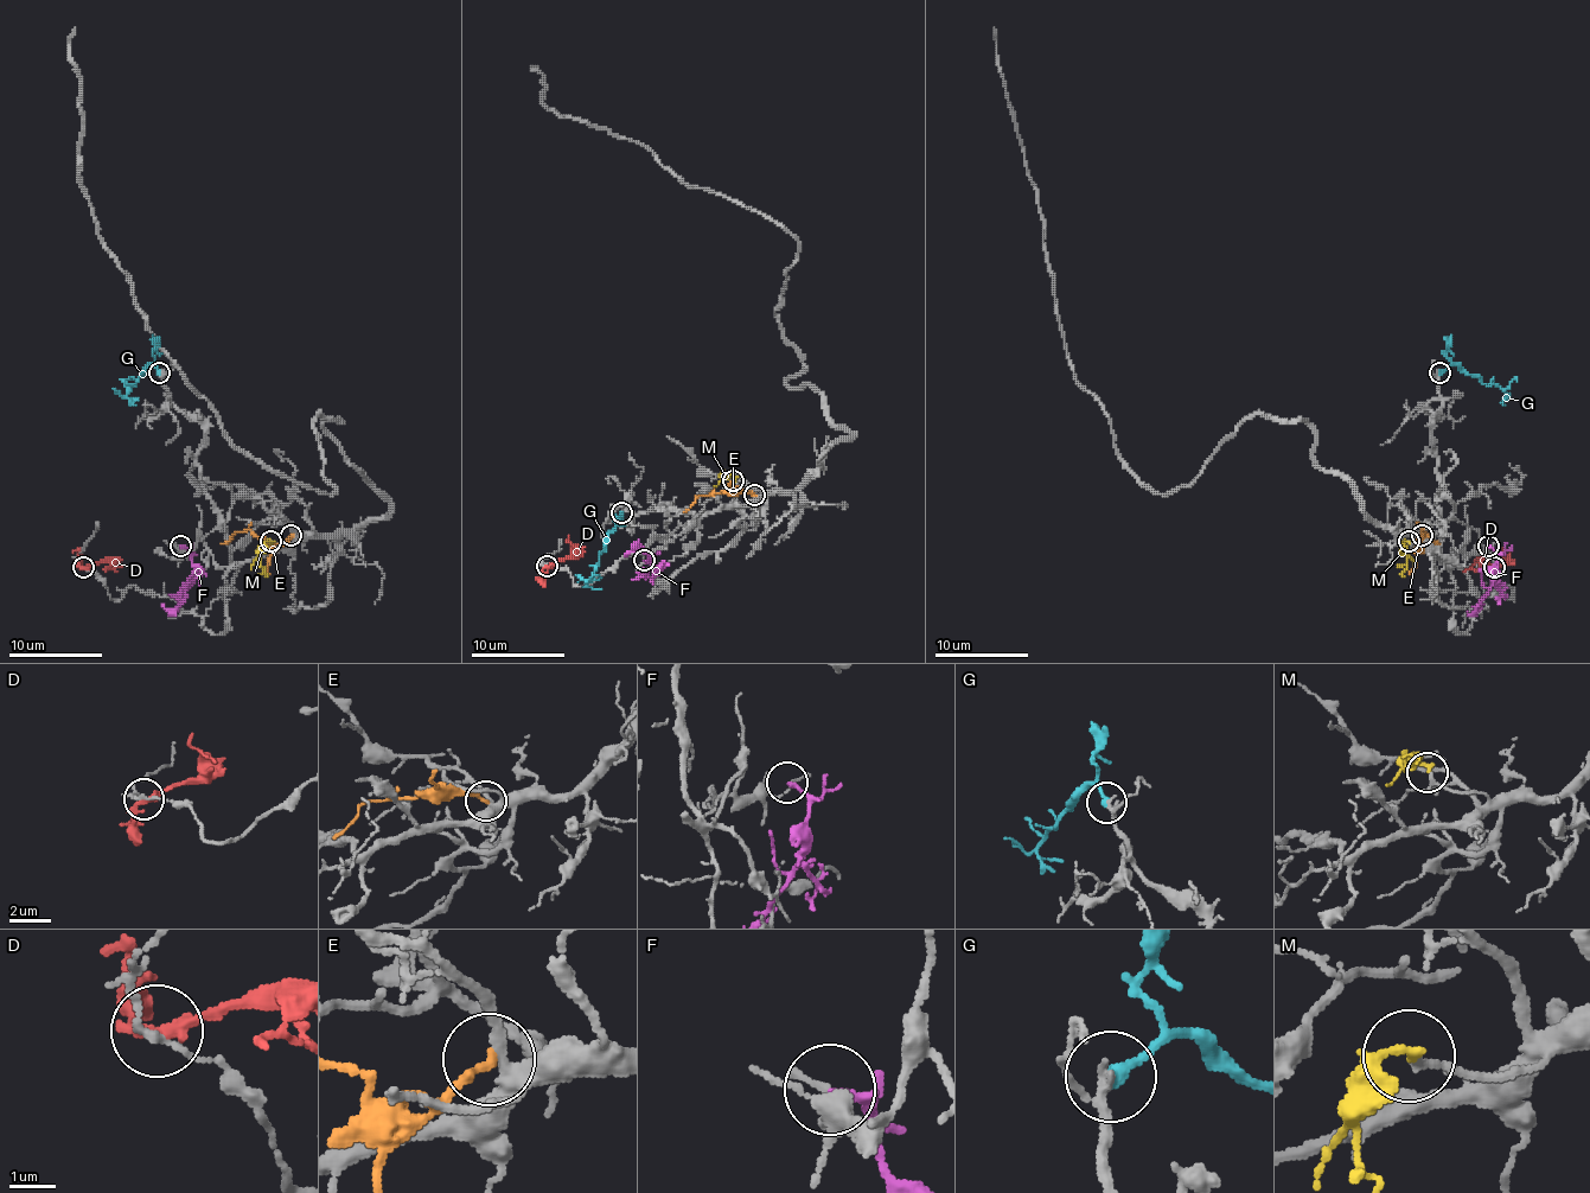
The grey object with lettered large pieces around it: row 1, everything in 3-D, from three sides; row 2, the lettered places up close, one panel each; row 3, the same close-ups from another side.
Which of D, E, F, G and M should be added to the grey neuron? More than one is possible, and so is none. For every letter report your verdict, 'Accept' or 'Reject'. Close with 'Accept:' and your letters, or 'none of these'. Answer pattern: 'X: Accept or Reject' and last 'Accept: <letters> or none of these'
D: Reject
E: Reject
F: Reject
G: Accept
M: Accept
Accept: G, M

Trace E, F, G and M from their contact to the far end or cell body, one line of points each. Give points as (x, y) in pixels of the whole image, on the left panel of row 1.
E: (291, 536), (281, 543), (269, 543), (248, 529), (236, 531), (221, 543)
F: (180, 546), (192, 555), (195, 581), (176, 606), (166, 608), (161, 604)
G: (159, 372), (152, 365), (129, 388), (125, 383), (127, 380), (138, 382)
M: (269, 541), (260, 555), (260, 567), (267, 576)

